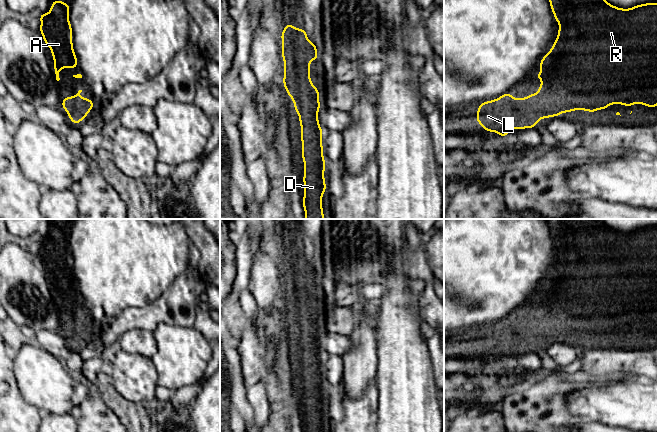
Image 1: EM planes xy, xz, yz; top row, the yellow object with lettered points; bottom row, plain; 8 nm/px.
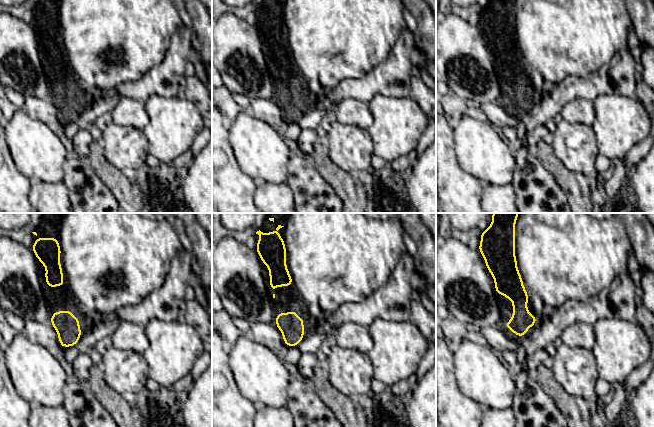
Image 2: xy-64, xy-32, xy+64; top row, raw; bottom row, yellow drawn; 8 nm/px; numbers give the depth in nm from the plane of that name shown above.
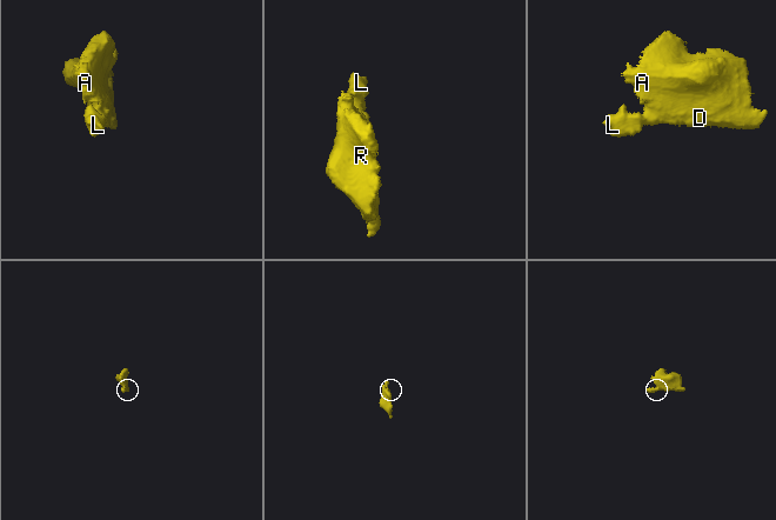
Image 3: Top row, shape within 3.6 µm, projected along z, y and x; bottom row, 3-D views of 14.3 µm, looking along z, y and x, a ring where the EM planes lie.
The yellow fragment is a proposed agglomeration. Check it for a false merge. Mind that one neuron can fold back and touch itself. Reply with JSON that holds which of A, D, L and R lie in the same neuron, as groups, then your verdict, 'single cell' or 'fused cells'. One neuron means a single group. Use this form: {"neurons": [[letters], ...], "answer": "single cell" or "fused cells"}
{"neurons": [["A", "D", "L", "R"]], "answer": "single cell"}

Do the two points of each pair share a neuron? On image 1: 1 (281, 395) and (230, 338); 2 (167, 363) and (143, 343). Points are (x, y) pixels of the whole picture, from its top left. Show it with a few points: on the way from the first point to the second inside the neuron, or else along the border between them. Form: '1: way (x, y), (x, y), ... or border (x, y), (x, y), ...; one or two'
1: border (240, 340), (236, 348); two
2: border (153, 333), (156, 352), (150, 358); two

